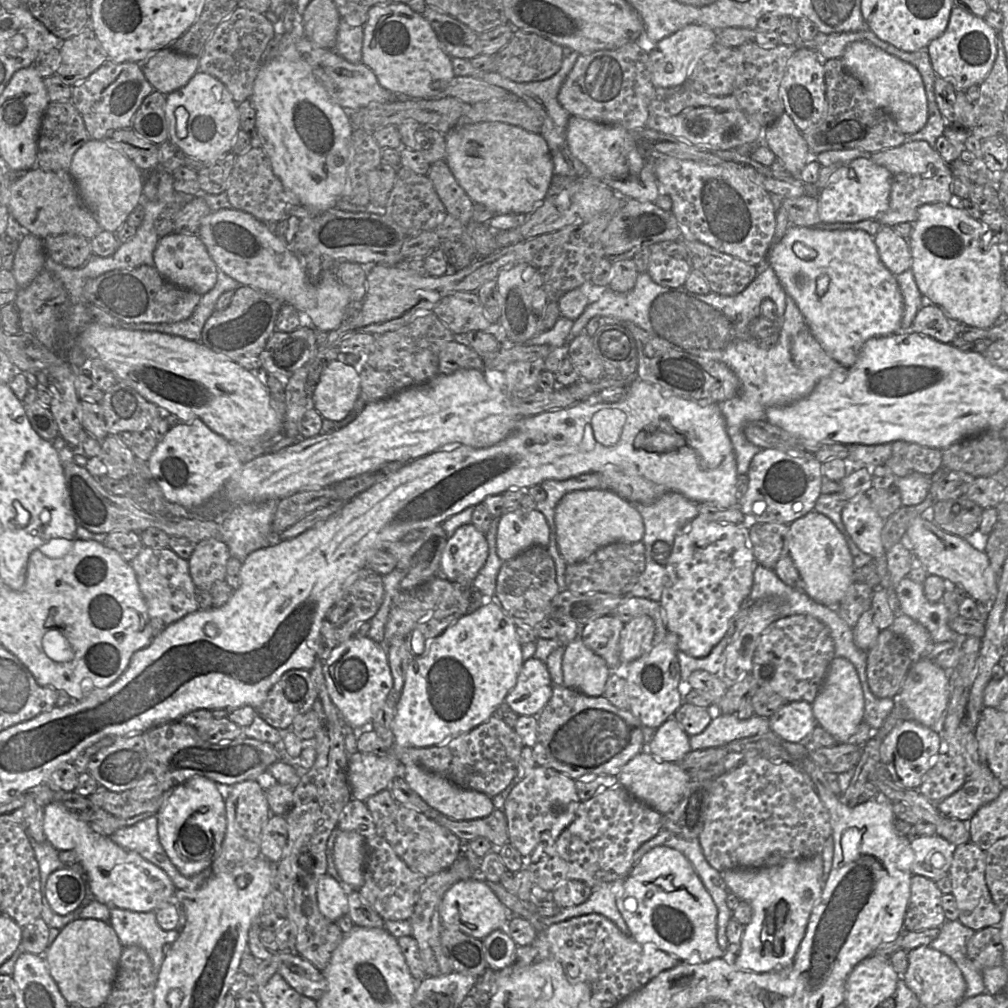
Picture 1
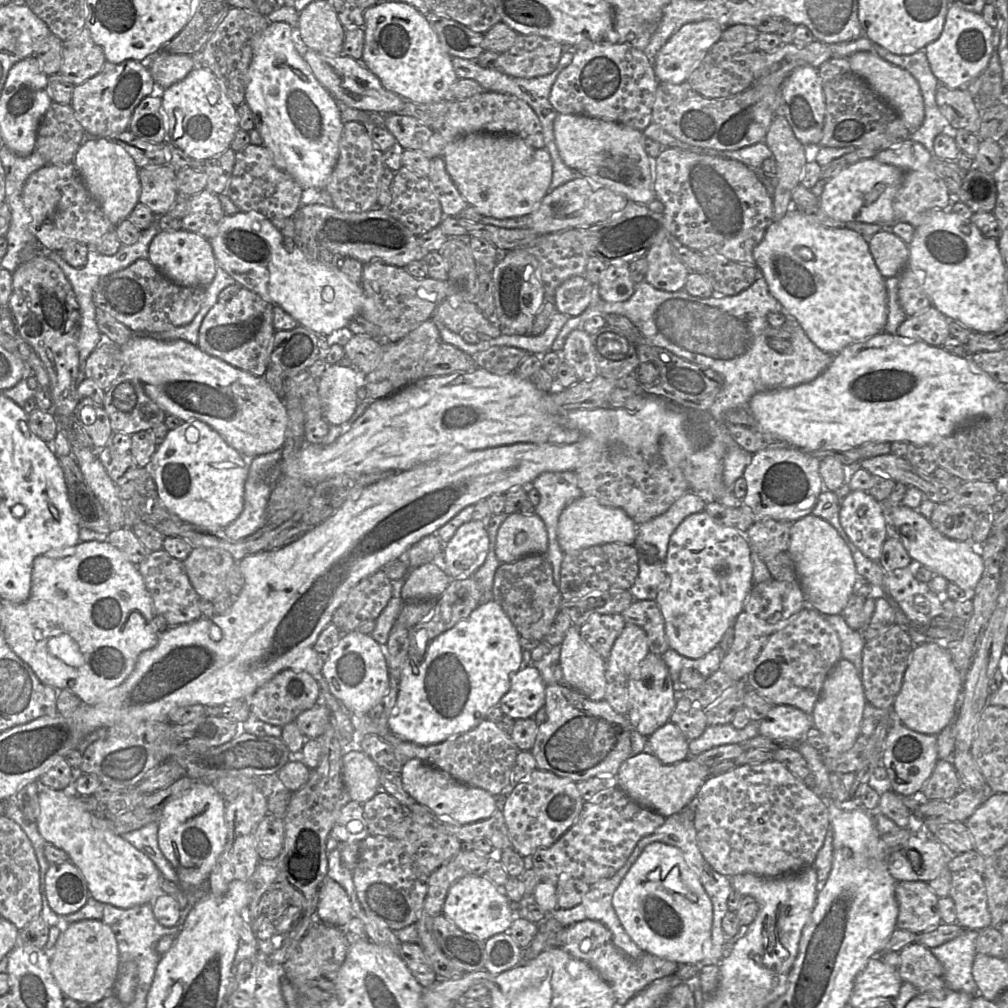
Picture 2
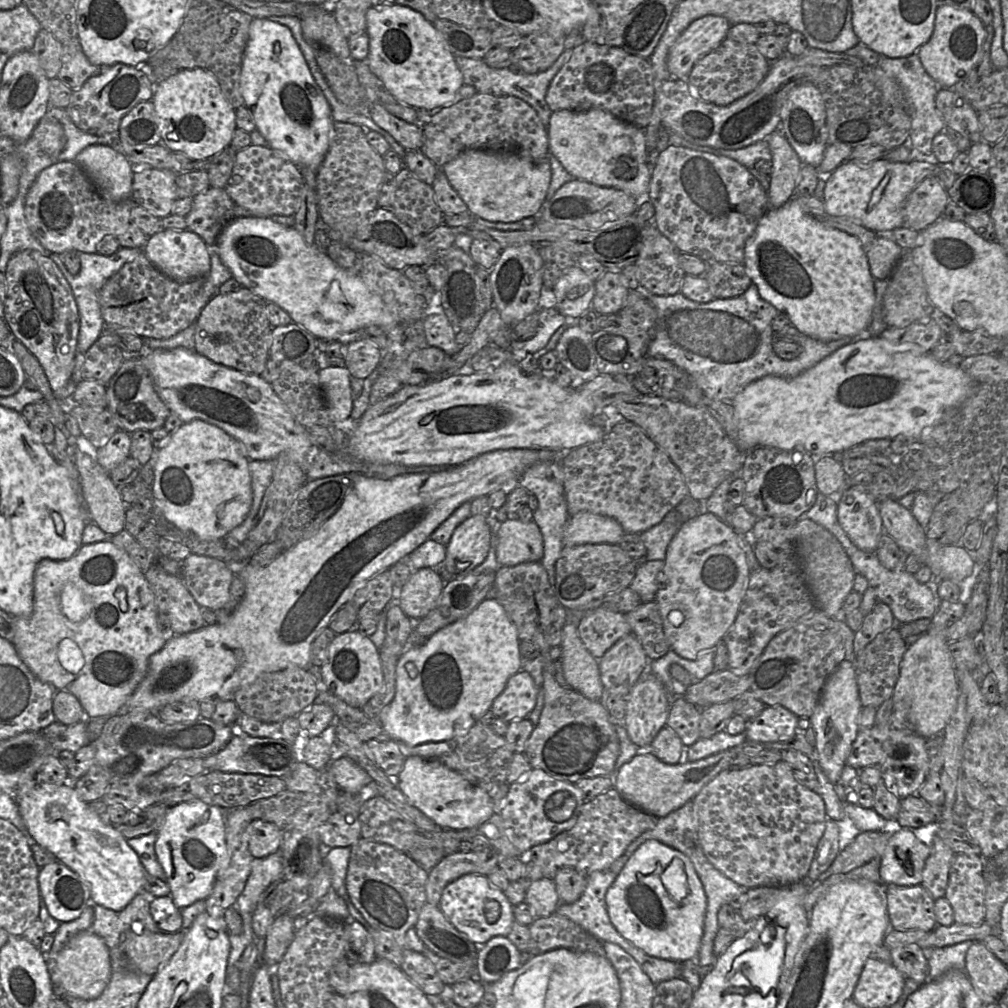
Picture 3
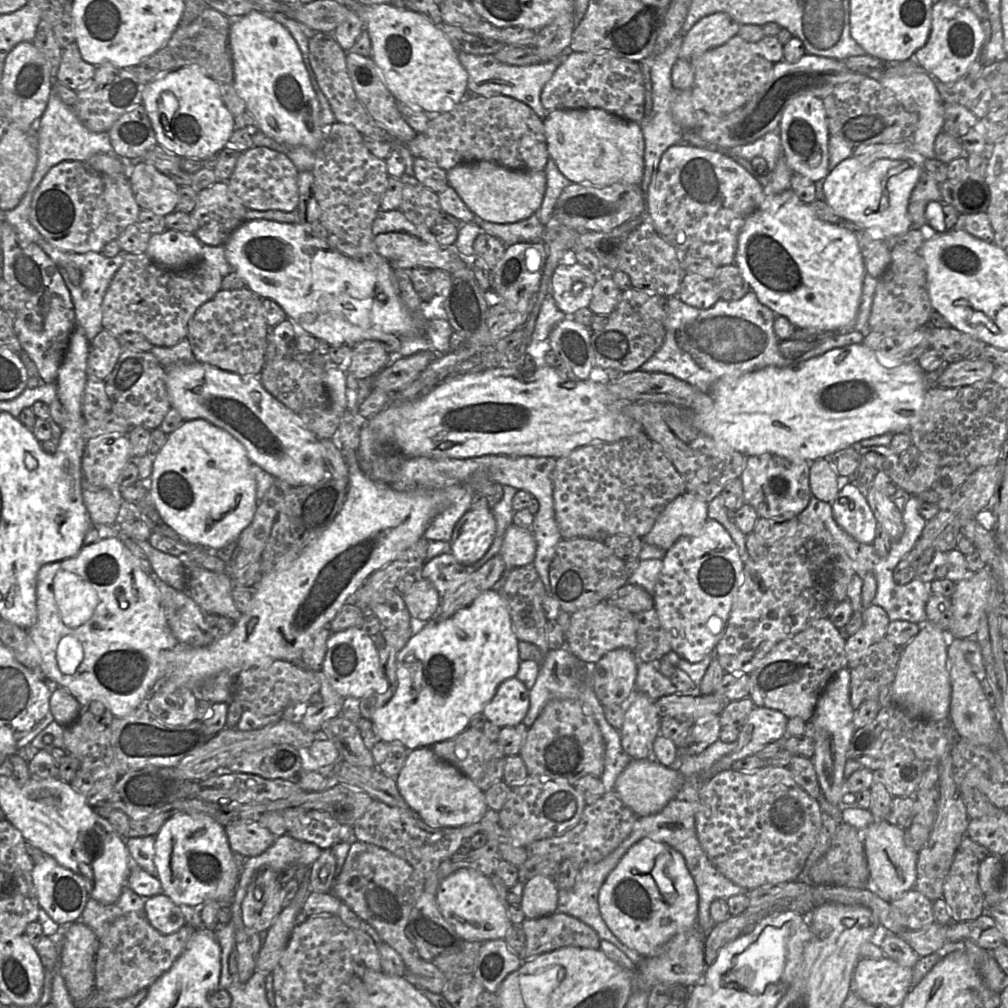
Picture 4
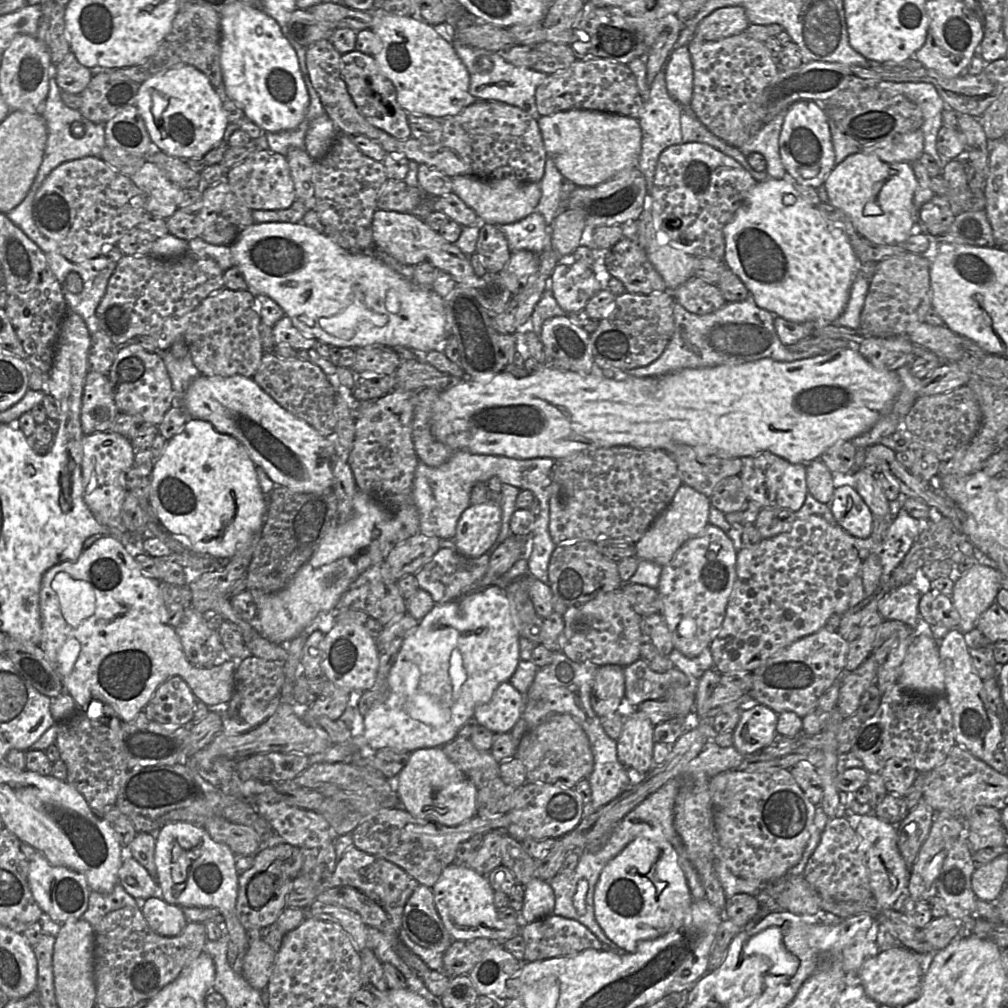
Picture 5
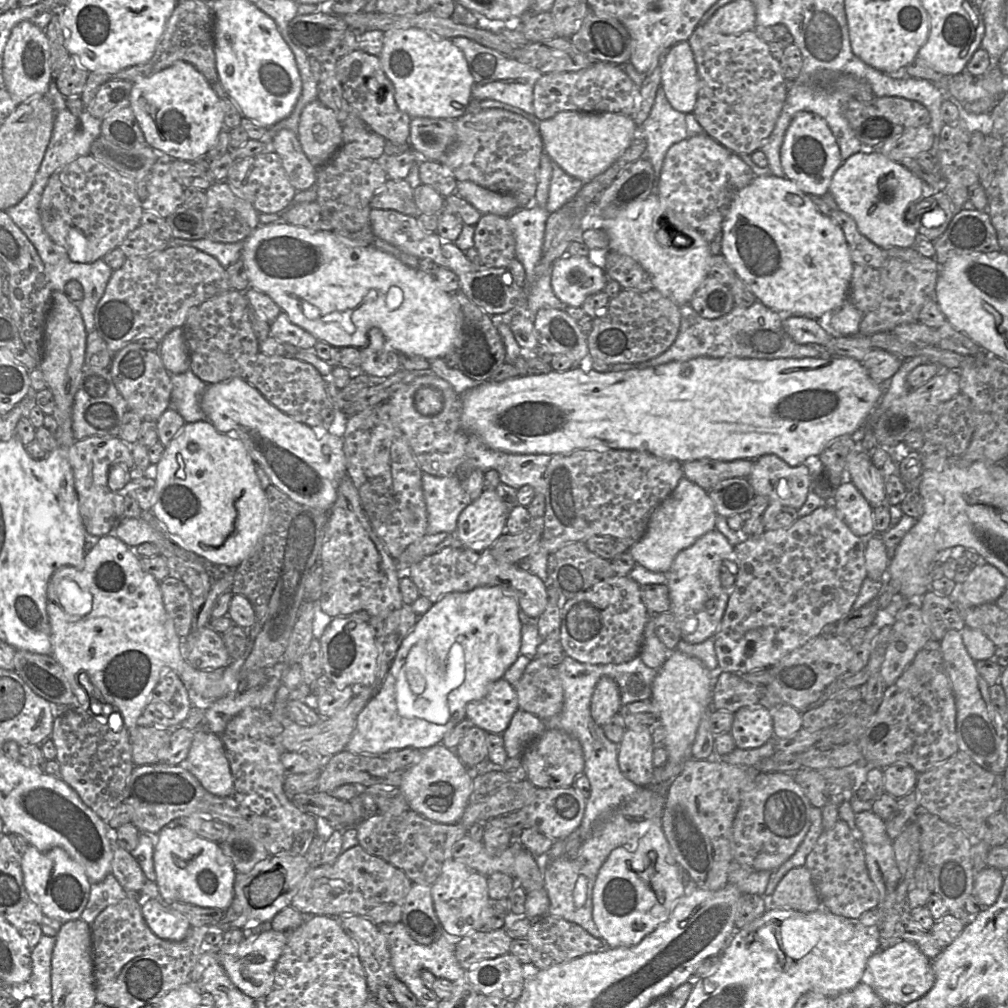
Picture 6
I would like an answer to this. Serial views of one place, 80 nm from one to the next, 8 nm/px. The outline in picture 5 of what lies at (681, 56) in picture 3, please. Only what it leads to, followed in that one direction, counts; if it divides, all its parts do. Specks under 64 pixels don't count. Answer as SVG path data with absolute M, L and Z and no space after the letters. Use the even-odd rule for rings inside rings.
M727 6L705 16L697 25L694 36L705 41L715 41L743 33L749 25L750 21L743 7Z

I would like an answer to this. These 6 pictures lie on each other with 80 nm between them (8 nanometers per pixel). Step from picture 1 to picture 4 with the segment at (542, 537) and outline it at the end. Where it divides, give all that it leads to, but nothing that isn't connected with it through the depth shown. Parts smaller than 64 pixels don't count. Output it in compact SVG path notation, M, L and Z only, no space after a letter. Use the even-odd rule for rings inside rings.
M512 523L505 532L499 554L507 569L532 565L536 554L536 540L532 530Z

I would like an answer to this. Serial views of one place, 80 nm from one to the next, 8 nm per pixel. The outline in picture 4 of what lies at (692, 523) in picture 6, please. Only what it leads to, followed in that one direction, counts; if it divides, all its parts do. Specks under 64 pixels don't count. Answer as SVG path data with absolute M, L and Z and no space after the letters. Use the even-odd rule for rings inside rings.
M685 491L664 508L643 543L668 550L681 537L699 534L707 519L707 503Z

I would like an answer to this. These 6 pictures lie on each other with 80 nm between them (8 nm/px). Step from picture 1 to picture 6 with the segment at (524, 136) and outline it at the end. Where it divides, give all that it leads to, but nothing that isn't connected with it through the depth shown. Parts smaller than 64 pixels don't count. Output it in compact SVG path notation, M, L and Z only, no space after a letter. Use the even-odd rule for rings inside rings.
M457 181L455 193L472 204L482 215L508 217L519 209L519 204L513 196L491 191L471 181Z

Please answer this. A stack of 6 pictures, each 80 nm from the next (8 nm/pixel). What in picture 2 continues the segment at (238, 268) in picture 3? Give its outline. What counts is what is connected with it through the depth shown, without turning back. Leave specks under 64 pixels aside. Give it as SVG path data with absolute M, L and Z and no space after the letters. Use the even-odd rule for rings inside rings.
M239 211L233 215L225 215L217 234L208 240L217 264L234 278L237 284L258 294L263 300L281 307L298 322L298 325L316 334L329 336L347 327L355 315L362 313L366 295L361 283L350 280L333 265L325 265L319 260L309 260L296 245L292 251L286 250L281 231L272 224L270 219L258 212Z

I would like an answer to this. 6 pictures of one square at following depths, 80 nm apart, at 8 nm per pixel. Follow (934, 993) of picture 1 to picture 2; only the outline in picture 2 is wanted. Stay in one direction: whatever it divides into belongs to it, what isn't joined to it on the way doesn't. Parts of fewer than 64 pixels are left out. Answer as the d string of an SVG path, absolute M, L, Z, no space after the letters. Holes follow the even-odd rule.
M920 943L908 944L899 951L899 975L903 982L914 985L919 992L947 988L943 978L943 966L931 949Z

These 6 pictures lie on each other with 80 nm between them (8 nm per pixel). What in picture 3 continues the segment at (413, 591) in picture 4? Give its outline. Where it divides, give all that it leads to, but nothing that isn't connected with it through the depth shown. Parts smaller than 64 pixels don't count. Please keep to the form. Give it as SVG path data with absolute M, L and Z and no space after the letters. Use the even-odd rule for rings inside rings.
M435 568L413 570L400 593L399 605L413 621L425 617L435 608L445 581Z

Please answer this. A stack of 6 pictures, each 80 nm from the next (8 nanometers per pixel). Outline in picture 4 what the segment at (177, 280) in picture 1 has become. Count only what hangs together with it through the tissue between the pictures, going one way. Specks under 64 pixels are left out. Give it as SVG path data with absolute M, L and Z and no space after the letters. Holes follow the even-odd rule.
M166 229L152 234L146 254L158 265L183 269L201 259L202 243L194 234Z

